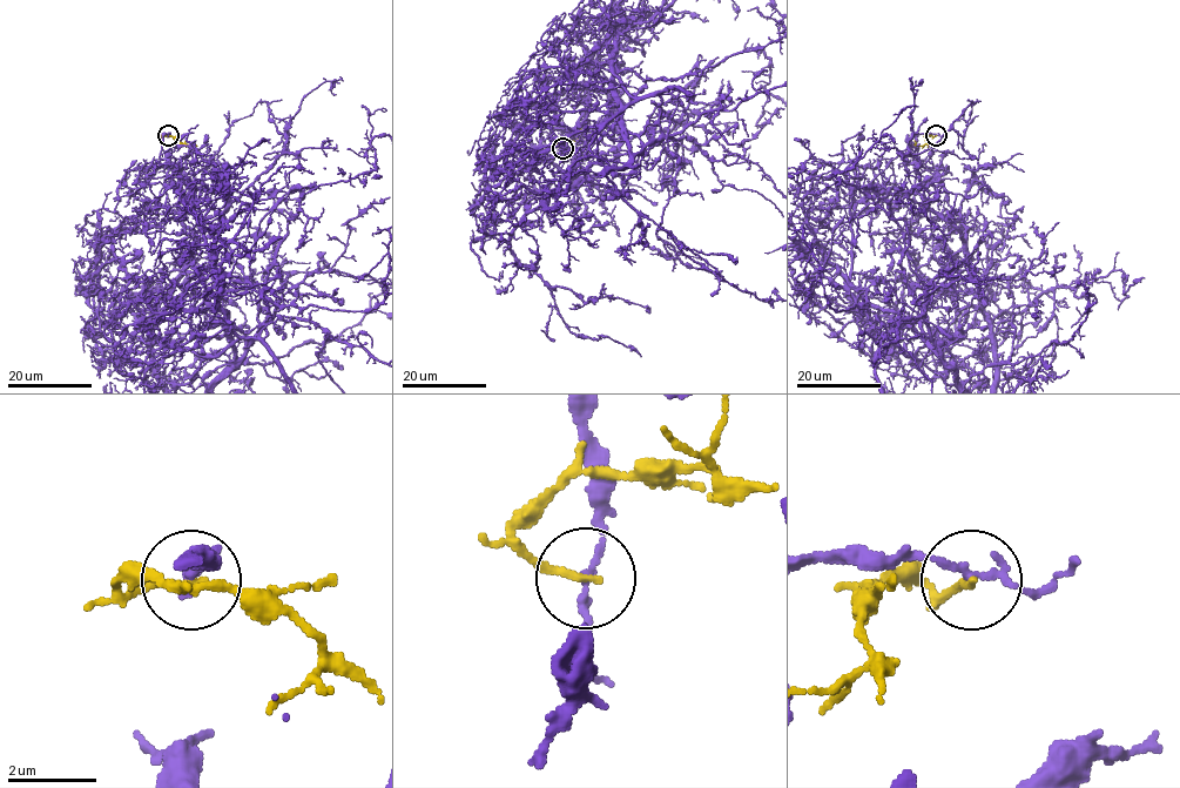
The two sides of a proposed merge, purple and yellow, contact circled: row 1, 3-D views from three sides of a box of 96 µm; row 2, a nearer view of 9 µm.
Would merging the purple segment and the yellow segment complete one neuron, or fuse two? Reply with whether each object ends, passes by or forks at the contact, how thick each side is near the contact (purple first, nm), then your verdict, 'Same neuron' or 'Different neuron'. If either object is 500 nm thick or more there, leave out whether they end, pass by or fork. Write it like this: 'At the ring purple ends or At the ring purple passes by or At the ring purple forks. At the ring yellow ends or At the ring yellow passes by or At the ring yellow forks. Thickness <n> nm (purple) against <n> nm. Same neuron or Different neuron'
At the ring purple passes by. At the ring yellow ends. Thickness 160 nm (purple) against 170 nm. Different neuron

